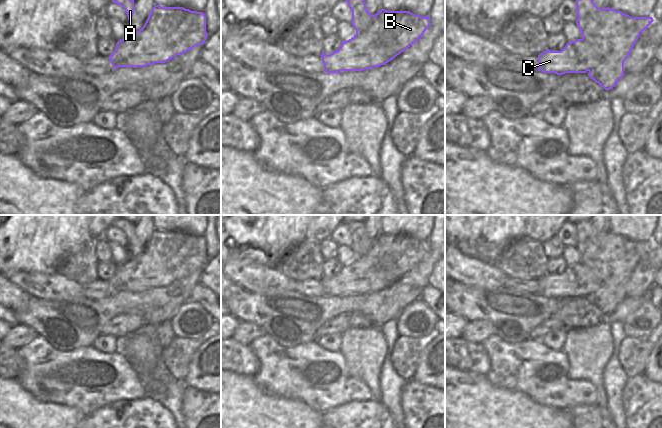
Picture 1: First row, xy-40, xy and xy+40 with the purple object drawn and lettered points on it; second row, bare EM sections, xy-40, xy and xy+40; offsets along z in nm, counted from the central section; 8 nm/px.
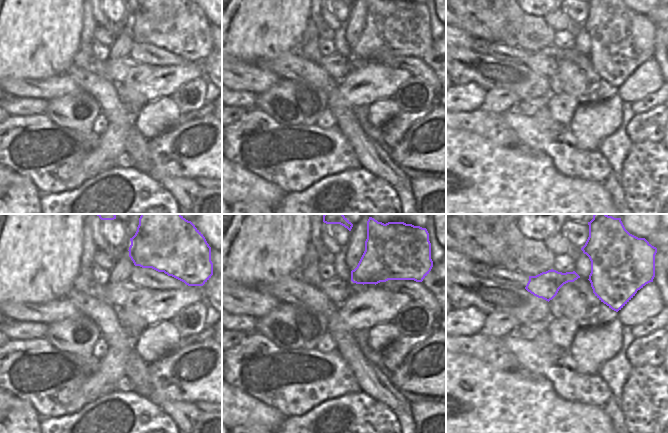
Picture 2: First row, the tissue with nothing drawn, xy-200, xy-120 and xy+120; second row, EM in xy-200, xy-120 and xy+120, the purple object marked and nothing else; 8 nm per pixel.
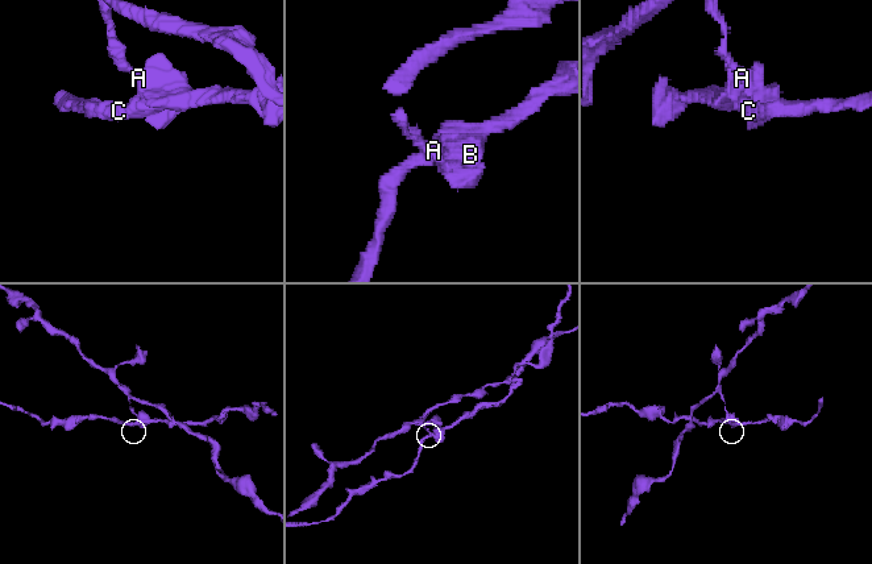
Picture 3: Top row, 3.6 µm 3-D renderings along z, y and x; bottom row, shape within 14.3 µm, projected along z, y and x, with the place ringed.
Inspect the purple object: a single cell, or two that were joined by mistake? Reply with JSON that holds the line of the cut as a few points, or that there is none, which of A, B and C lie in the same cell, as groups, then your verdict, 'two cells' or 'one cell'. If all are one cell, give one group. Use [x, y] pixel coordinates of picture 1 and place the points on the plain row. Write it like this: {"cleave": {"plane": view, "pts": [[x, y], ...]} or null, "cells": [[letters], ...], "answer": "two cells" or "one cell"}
{"cleave": {"plane": "xy+40", "pts": [[582, 262], [588, 265], [601, 280], [601, 287], [589, 295]]}, "cells": [["A"], ["B", "C"]], "answer": "two cells"}

